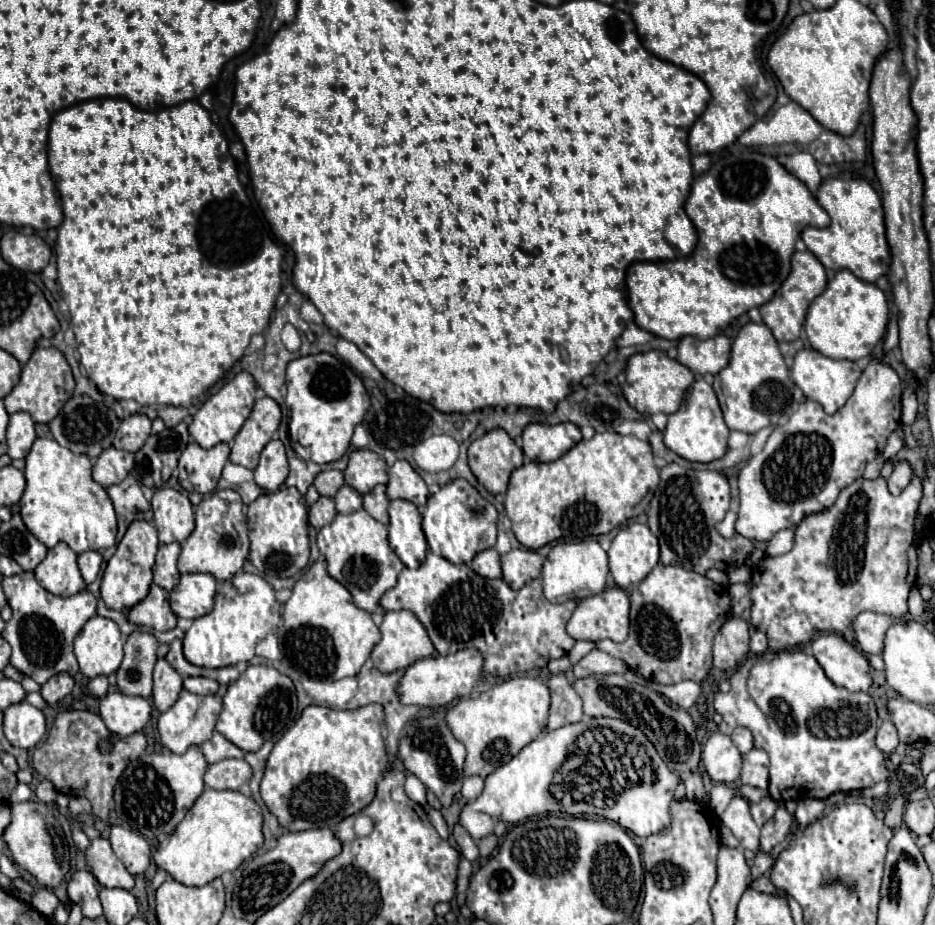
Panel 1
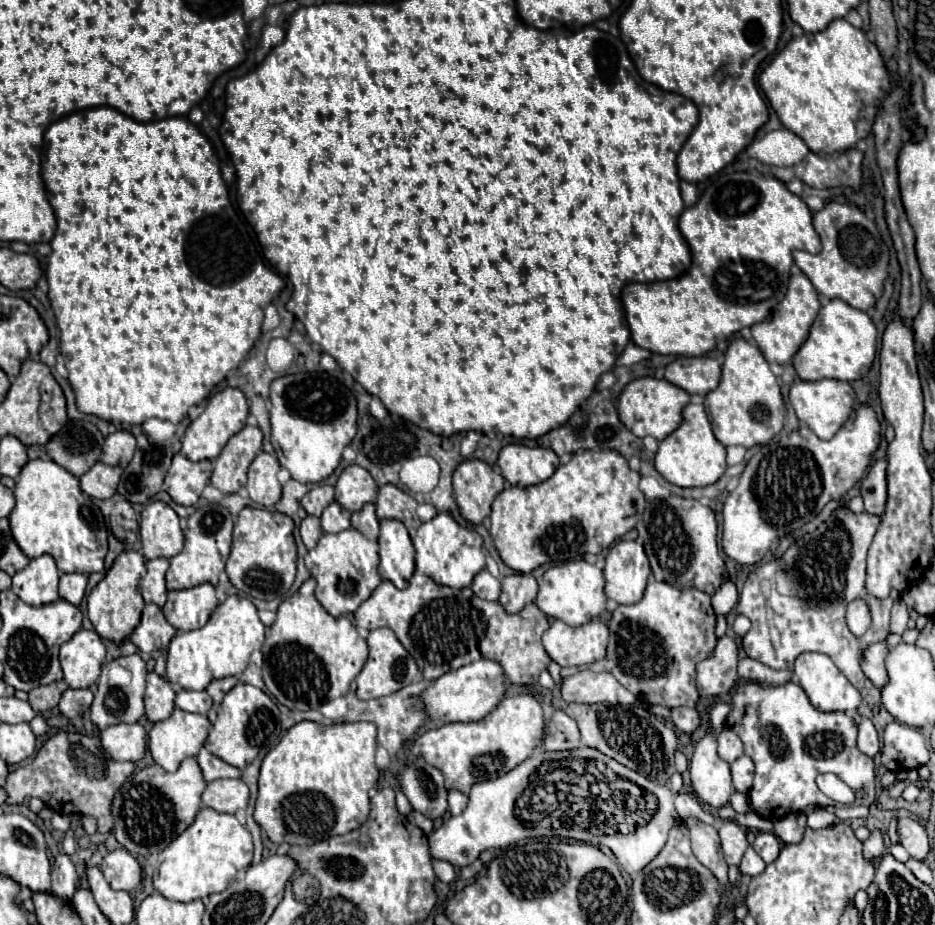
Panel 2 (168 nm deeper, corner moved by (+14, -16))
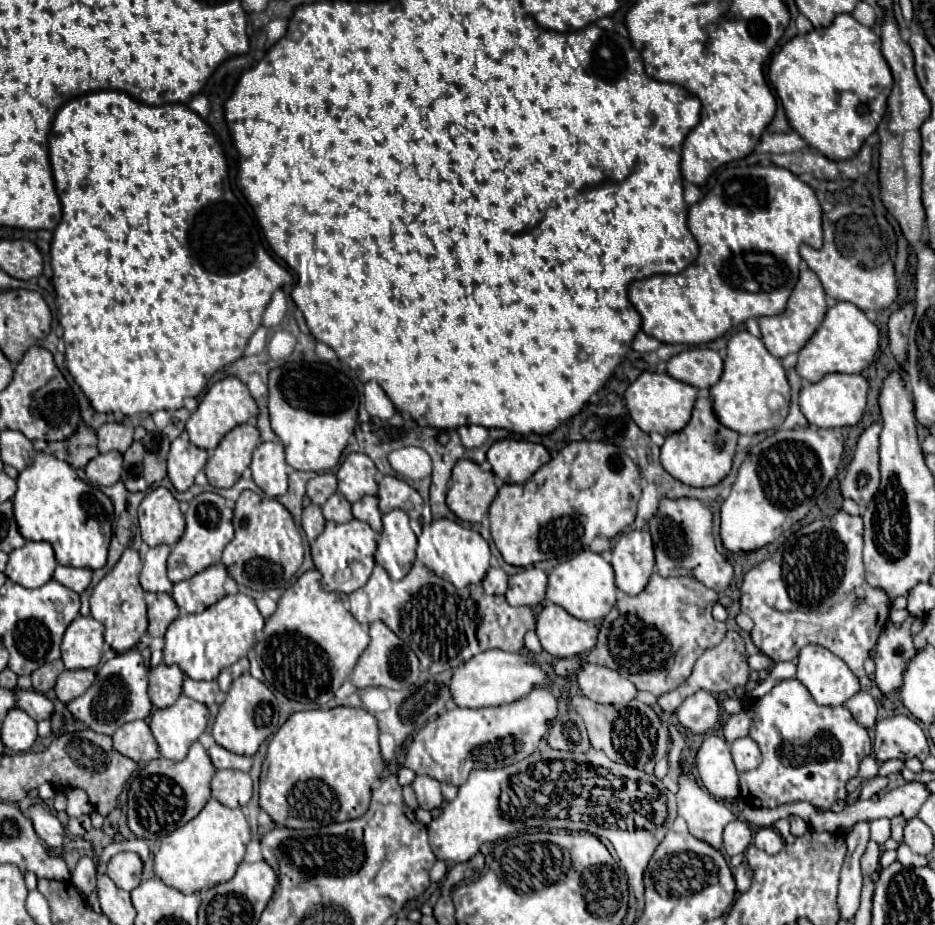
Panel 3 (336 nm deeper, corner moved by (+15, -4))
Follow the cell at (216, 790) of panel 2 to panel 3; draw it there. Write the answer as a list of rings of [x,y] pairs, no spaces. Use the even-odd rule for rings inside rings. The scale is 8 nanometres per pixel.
[[[218,770],[210,788],[212,796],[228,808],[240,808],[252,798],[252,778],[240,770]]]

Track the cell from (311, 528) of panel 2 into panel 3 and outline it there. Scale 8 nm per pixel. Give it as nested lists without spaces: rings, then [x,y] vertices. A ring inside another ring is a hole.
[[[310,504],[310,506],[304,508],[304,514],[302,514],[302,528],[304,528],[304,532],[306,532],[306,536],[308,536],[310,542],[324,530],[324,524],[326,524],[326,520],[324,520],[324,516],[322,516],[320,506]]]

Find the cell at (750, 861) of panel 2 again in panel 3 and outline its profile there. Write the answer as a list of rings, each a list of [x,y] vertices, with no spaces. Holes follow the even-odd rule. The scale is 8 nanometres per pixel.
[[[742,862],[736,872],[734,872],[734,880],[736,880],[736,888],[738,892],[746,892],[750,888],[750,880],[752,880],[752,870],[748,868],[746,862]]]

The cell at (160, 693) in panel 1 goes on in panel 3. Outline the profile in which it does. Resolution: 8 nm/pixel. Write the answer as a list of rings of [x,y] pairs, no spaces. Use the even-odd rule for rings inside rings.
[[[158,664],[148,670],[148,696],[156,708],[168,708],[176,702],[182,692],[184,674],[176,664]]]

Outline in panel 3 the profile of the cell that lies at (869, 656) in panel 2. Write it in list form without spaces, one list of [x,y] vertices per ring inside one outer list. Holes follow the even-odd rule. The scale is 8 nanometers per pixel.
[[[888,622],[876,642],[876,684],[878,688],[888,694],[900,688],[904,664],[916,654],[916,648],[912,644],[910,636],[910,622],[896,628],[892,622]]]

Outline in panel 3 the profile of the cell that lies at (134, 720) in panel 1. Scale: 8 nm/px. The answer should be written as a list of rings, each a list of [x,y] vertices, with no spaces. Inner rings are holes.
[[[134,720],[134,722],[122,724],[114,732],[112,742],[120,754],[124,754],[136,762],[150,762],[160,756],[158,748],[156,748],[156,740],[150,732],[150,726],[144,720]]]

